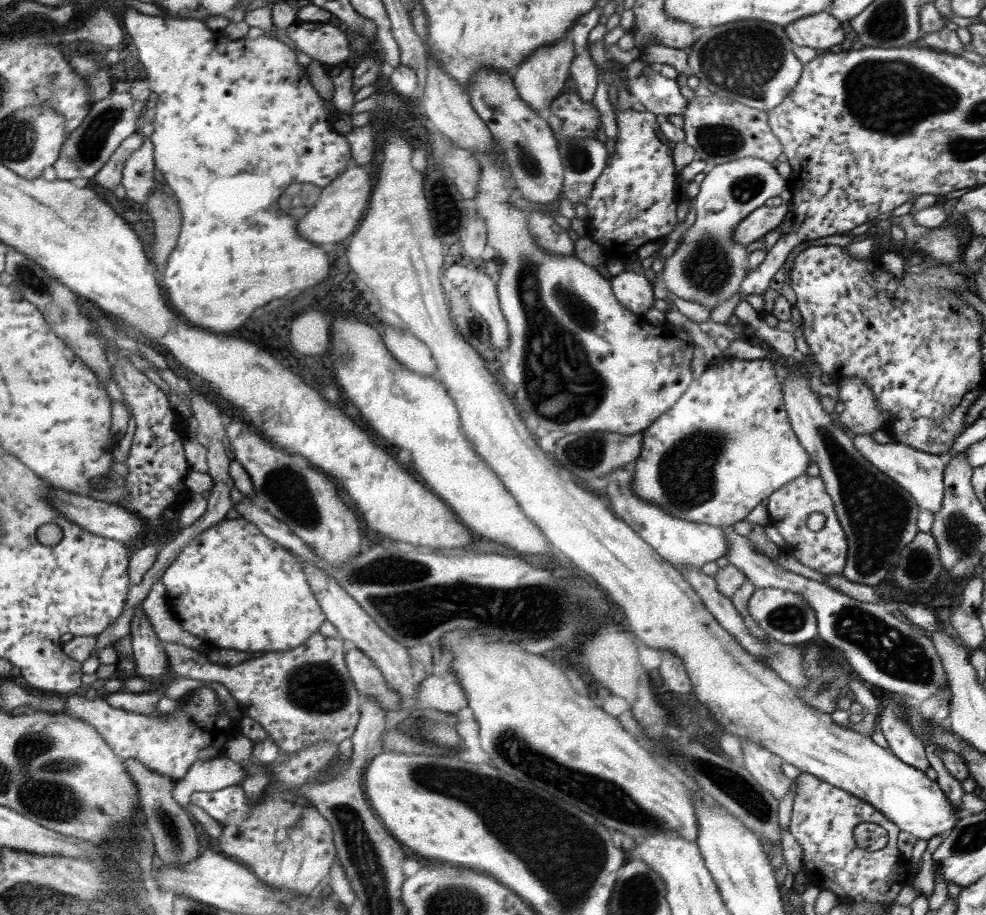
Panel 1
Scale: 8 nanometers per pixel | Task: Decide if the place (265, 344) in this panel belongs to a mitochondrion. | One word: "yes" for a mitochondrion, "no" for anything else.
no

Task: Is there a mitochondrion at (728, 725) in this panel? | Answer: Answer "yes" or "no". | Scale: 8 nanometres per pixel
no

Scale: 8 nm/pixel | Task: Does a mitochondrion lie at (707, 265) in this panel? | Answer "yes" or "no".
yes

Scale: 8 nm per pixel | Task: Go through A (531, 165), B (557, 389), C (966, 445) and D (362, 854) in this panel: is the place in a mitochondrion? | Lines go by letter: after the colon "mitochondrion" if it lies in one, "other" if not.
A: mitochondrion
B: mitochondrion
C: other
D: mitochondrion

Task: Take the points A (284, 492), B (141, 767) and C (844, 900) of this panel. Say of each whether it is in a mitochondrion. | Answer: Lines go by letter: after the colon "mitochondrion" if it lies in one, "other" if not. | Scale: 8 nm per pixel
A: mitochondrion
B: other
C: other

